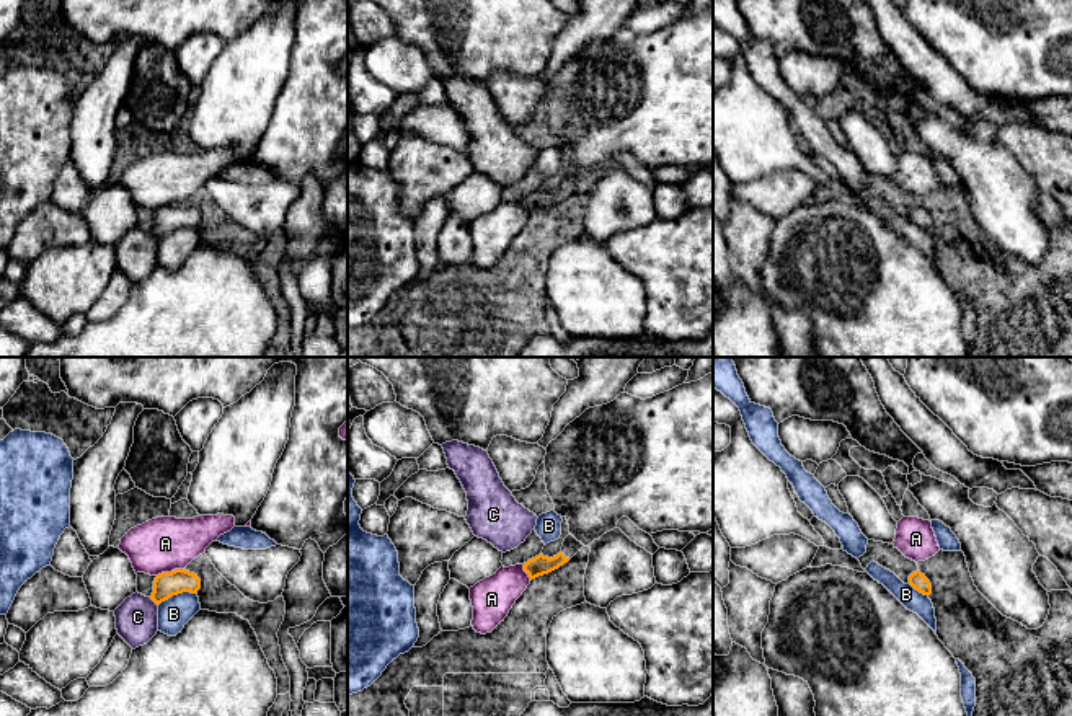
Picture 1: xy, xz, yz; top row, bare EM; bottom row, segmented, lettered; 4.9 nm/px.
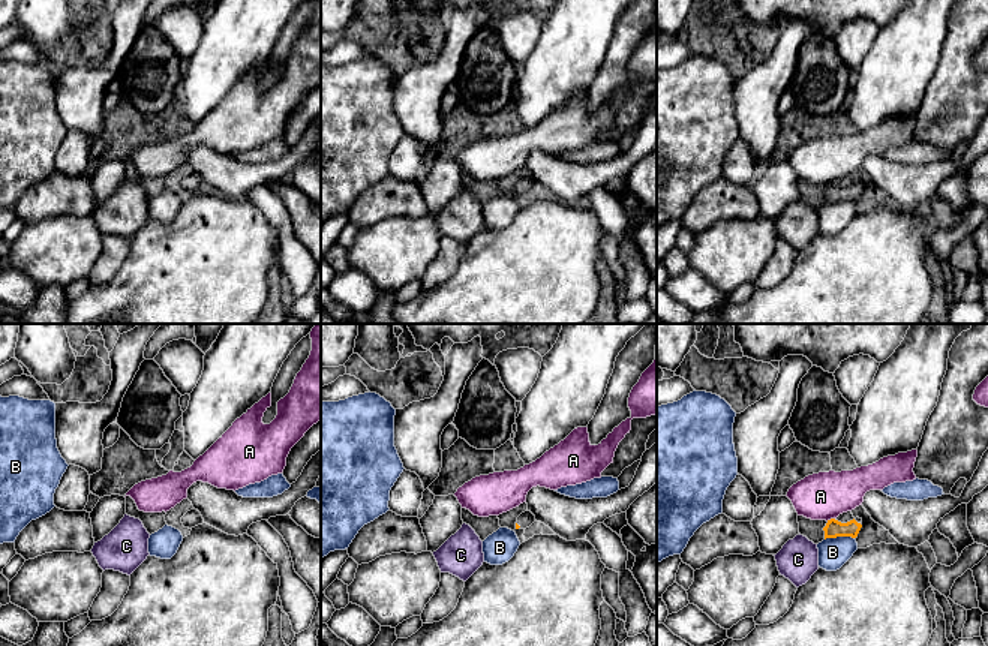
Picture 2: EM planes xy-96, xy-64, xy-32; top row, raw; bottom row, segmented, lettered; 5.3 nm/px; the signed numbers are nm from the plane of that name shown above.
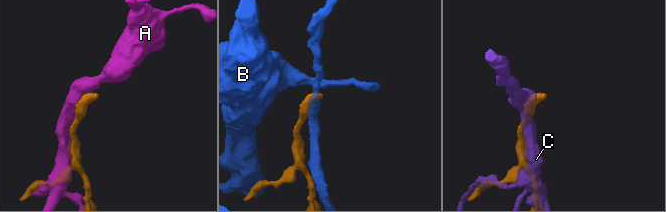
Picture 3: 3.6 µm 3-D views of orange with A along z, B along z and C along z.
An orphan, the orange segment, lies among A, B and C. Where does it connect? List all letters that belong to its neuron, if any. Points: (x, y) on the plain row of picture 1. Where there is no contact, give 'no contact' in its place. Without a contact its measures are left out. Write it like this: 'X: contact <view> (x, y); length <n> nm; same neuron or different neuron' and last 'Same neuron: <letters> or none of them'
A: contact xy (172, 206); length 140 nm; different neuron
B: contact xy (177, 229); length 200 nm; different neuron
C: contact xy (154, 235); length 60 nm; different neuron
Same neuron: none of them

